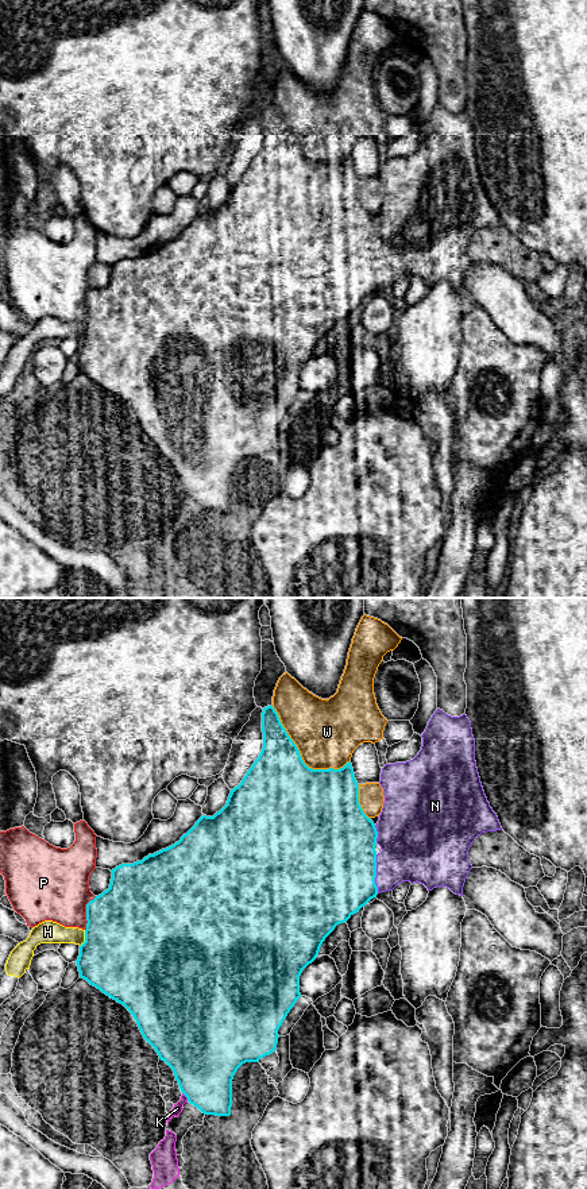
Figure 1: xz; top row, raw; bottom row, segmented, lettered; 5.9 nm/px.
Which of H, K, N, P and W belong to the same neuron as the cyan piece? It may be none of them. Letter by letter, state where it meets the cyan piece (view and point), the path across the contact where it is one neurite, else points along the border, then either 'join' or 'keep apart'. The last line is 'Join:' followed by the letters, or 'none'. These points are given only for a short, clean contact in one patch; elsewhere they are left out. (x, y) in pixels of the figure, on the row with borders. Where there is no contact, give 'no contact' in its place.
H: xz (85, 938) | keep apart
K: xz (185, 1095) | keep apart
N: xz (375, 873) | across xz (333, 869), (375, 873), (383, 872), (410, 852) | join
P: xz (87, 913) | keep apart
W: xz (300, 756) | keep apart
Join: N

